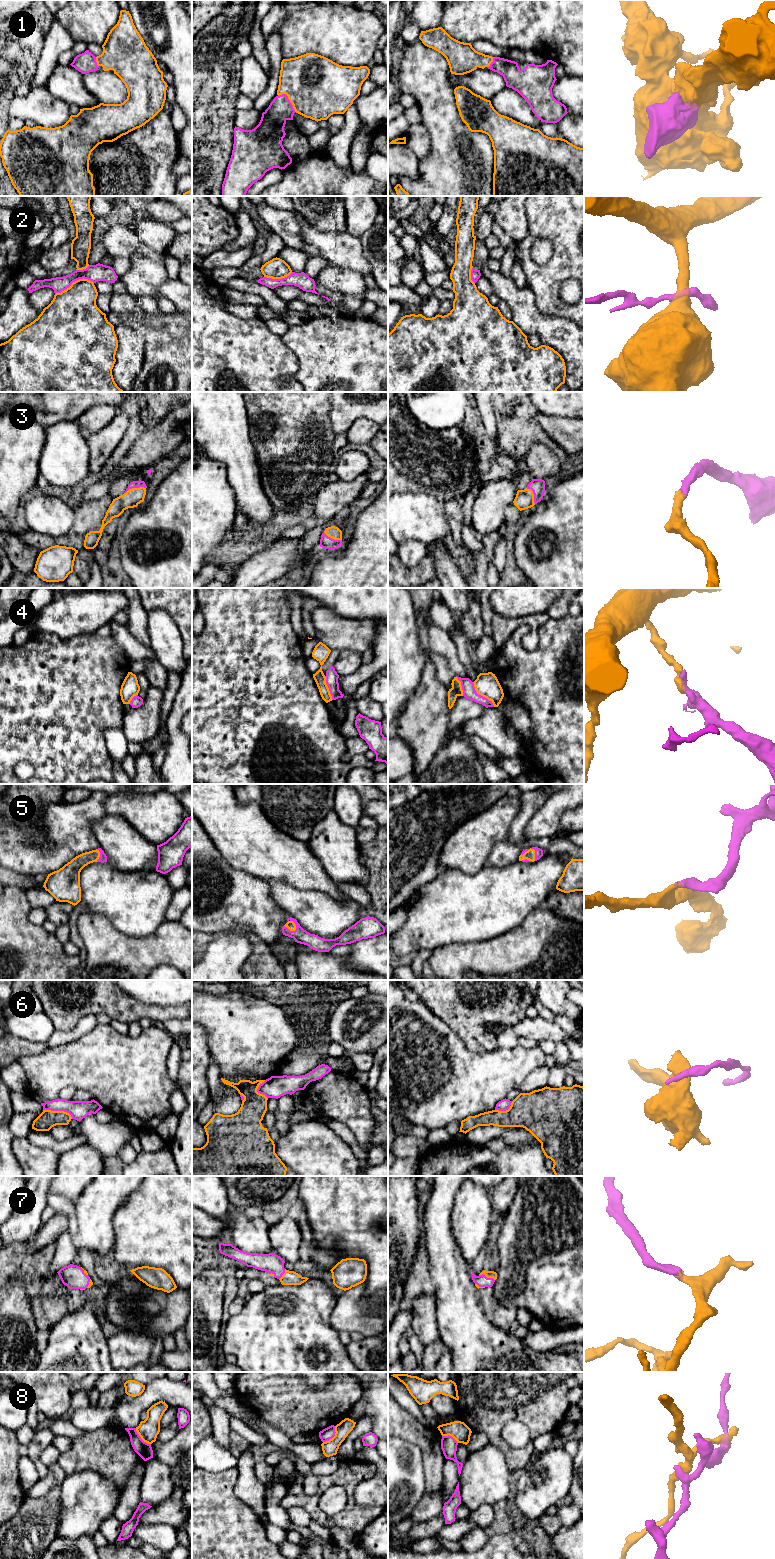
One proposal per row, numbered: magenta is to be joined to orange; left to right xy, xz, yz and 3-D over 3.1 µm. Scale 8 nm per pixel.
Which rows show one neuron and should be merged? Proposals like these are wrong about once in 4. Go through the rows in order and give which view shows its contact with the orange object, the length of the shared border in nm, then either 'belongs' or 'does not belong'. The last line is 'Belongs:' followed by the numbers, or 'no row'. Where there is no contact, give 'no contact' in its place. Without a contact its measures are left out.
1: meets orange in xz; contact 190 nm long; belongs
2: meets orange in xy; contact 320 nm long; does not belong
3: meets orange in xy; contact 180 nm long; belongs
4: meets orange in yz; contact 260 nm long; does not belong
5: meets orange in yz; contact 130 nm long; belongs
6: meets orange in xy; contact 260 nm long; does not belong
7: meets orange in yz; contact 140 nm long; belongs
8: meets orange in xz; contact 170 nm long; does not belong
Belongs: 1, 3, 5, 7

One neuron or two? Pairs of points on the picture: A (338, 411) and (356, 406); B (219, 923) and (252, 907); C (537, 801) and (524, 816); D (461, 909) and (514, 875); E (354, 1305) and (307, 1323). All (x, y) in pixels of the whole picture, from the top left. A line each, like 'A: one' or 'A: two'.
A: one
B: one
C: one
D: one
E: two

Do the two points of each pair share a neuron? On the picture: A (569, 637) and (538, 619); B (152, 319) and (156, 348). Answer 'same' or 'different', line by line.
A: different
B: different

